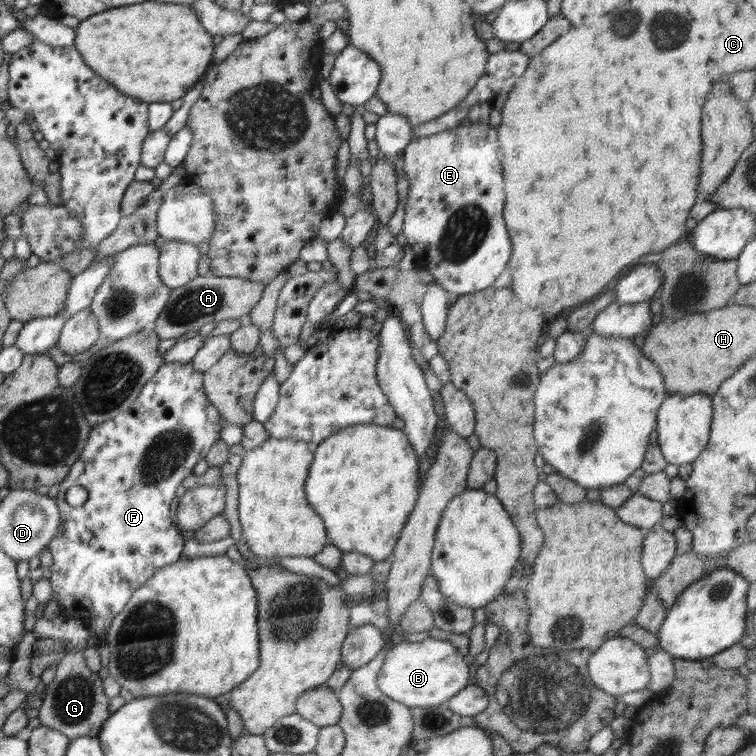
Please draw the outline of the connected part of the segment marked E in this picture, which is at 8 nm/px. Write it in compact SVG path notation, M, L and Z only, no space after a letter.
M487 124L459 125L452 130L445 130L438 132L438 134L425 137L416 137L403 150L404 167L406 178L408 179L407 201L405 202L405 216L402 226L402 234L406 237L406 243L409 244L416 254L417 268L430 272L438 283L446 292L448 292L449 302L454 304L461 295L468 295L470 293L485 290L498 278L510 259L510 252L512 252L512 244L508 238L508 230L502 218L502 208L504 208L504 192L502 192L502 184L504 184L503 170L501 161L498 158L499 152L498 133L496 127L490 127Z

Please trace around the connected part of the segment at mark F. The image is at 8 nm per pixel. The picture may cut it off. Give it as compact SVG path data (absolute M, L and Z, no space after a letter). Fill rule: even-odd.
M190 362L164 363L142 387L130 408L102 424L92 426L83 451L60 482L55 501L64 527L57 530L47 544L53 558L49 581L52 592L58 594L56 602L60 616L83 620L96 634L96 650L101 643L98 635L108 630L134 590L158 569L181 559L186 540L181 535L182 529L172 523L170 504L182 480L193 474L196 464L205 458L215 442L221 440L223 427L218 409L206 396L203 372L196 372ZM72 486L82 486L88 492L88 498L81 506L72 507L66 502L66 491Z

